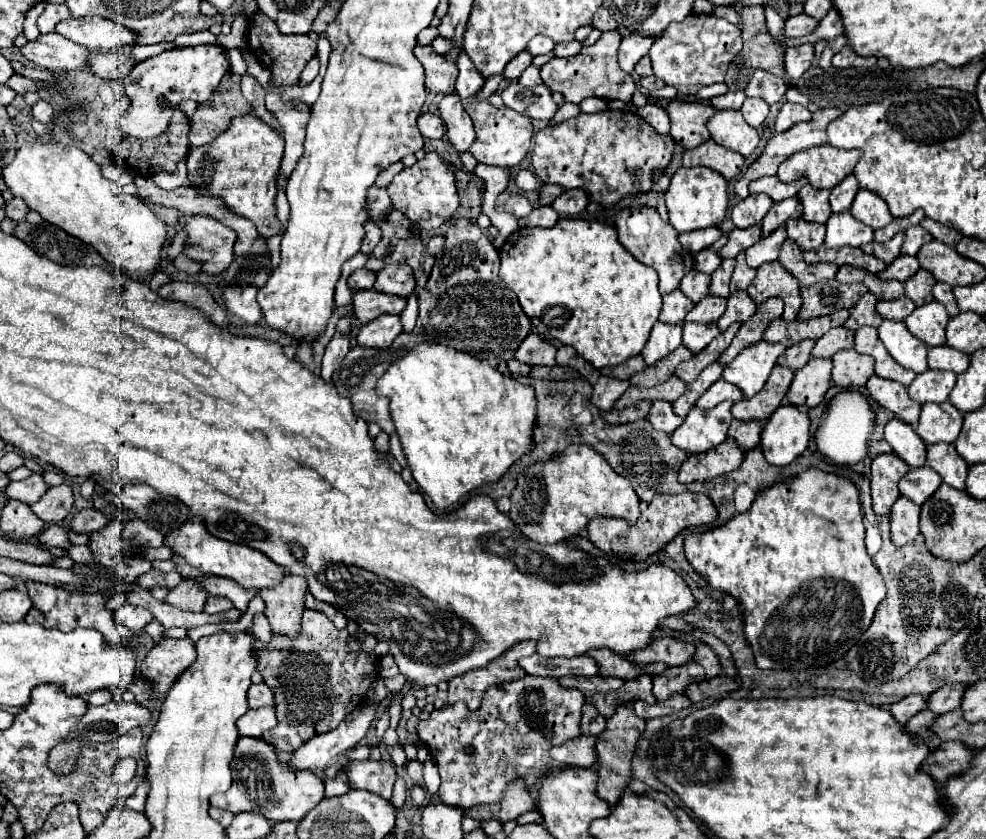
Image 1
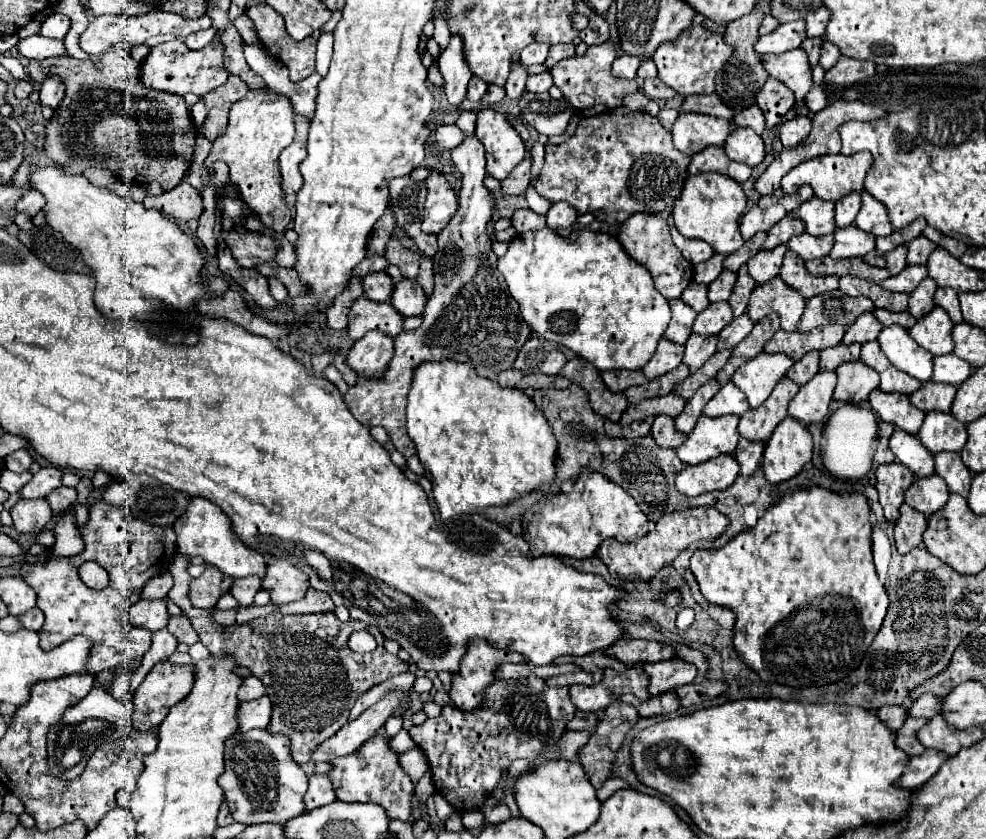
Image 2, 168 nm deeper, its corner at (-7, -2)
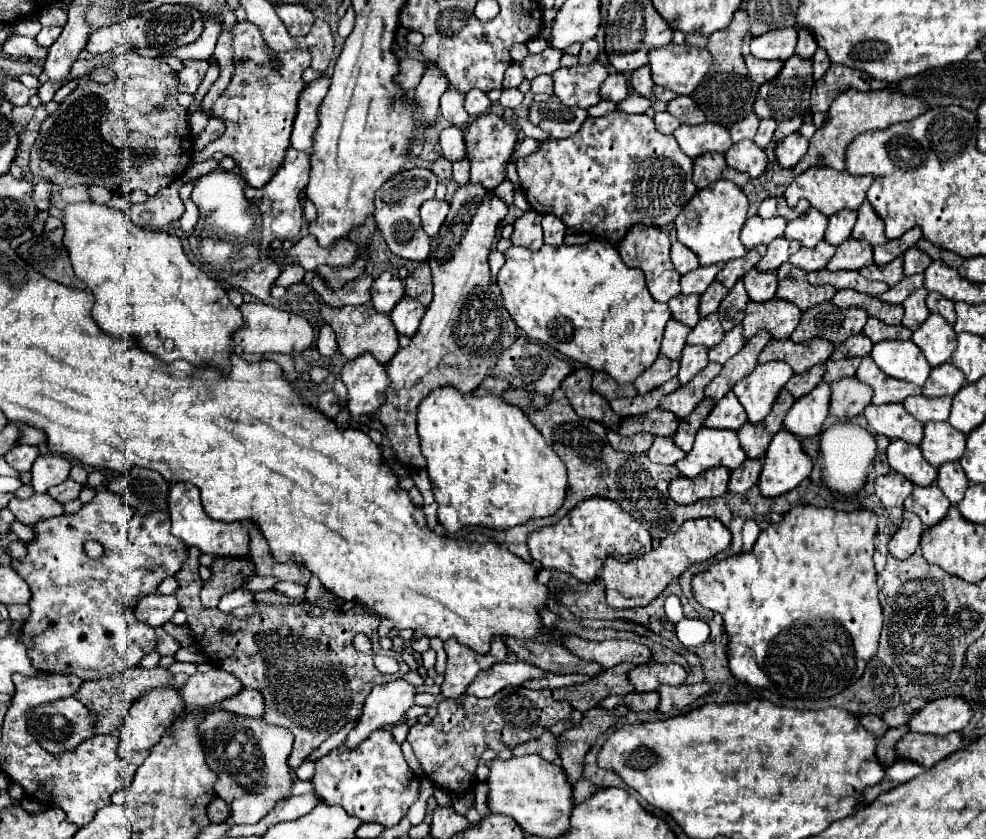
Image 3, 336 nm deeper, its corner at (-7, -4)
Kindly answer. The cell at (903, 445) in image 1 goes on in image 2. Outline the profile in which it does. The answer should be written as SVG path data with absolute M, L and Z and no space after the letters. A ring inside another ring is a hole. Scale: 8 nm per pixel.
M895 429L889 439L889 447L897 461L907 465L917 477L933 475L933 453L923 447L917 435L907 435L905 431Z

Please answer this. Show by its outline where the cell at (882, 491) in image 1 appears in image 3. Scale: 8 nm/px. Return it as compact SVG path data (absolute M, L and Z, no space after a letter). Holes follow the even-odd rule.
M891 471L883 477L877 477L875 481L875 495L883 503L885 511L889 513L889 519L899 527L901 515L903 515L903 501L907 495L911 495L913 485L903 475Z

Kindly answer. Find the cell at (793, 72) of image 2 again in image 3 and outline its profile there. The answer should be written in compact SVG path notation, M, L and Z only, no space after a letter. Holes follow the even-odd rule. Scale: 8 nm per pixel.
M745 55L745 65L753 81L765 83L779 73L779 69L783 67L783 61L761 61L761 59L755 59L753 55Z

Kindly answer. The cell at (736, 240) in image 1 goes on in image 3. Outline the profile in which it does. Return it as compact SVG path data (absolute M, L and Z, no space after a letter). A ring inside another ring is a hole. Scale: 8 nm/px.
M735 259L735 261L729 261L729 263L719 271L717 281L719 281L723 287L731 289L743 275L745 275L745 259Z

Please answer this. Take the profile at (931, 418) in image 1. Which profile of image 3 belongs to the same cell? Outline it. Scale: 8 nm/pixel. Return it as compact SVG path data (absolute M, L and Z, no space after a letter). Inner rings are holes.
M947 421L941 423L927 423L925 425L925 437L919 445L923 457L939 469L943 463L959 461L965 451L965 435L951 429Z

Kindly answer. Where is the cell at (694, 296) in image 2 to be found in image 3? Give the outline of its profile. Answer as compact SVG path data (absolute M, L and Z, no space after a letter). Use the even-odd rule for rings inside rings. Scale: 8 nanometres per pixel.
M679 295L679 297L673 297L667 305L669 305L669 311L675 321L679 321L687 327L697 325L697 321L699 321L699 313L697 313L699 295Z

